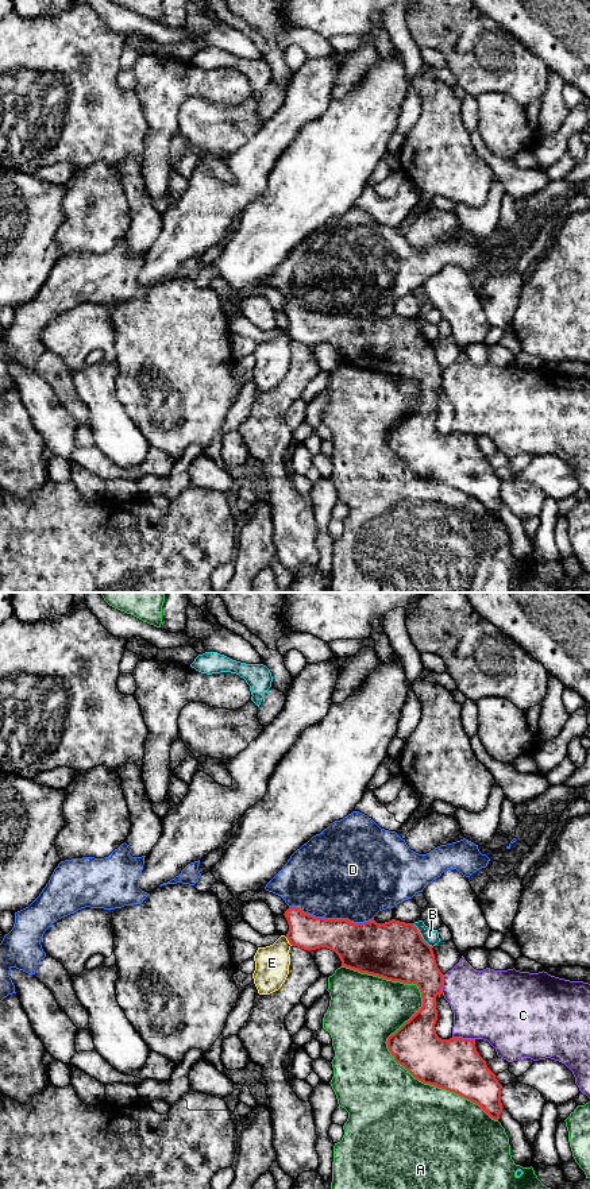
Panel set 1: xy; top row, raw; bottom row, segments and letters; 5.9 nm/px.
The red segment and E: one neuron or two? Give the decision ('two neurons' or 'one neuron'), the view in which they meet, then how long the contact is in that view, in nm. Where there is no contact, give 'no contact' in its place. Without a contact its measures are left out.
two neurons | xy | 70 nm

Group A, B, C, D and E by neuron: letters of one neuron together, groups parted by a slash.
A / B / C / D / E

